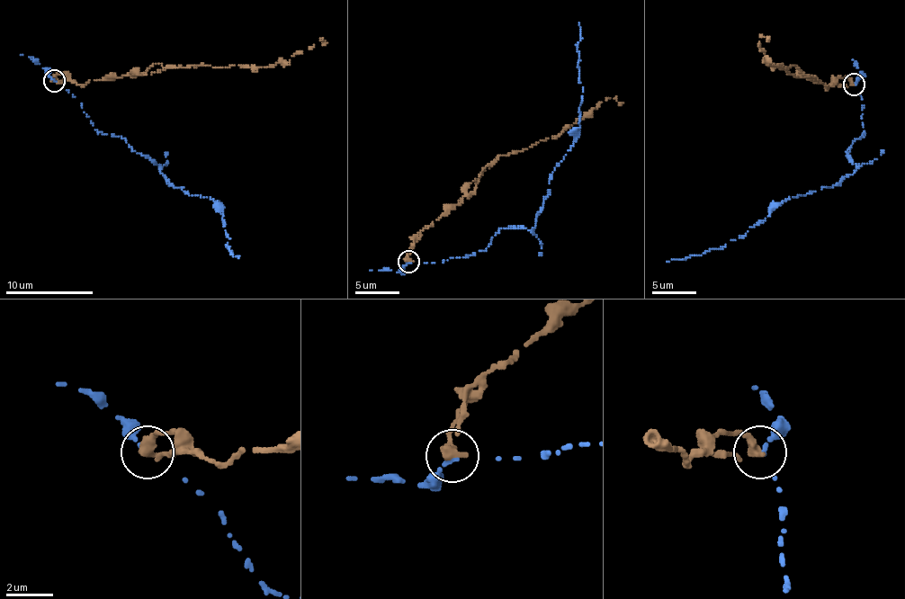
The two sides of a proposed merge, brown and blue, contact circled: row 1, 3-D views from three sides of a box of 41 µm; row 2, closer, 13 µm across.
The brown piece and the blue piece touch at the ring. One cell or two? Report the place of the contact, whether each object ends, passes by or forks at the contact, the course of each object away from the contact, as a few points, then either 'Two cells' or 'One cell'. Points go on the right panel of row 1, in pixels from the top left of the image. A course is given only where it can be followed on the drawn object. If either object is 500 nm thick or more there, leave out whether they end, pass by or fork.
Place: (854, 84). At the ring brown ends. At the ring blue ends. Course of brown: (854, 84), (838, 77), (827, 88), (795, 65), (770, 65), (759, 41), (767, 39). Course of blue: (855, 84), (864, 131), (846, 152), (855, 164), (853, 174), (782, 201), (722, 246), (667, 262). Two cells

